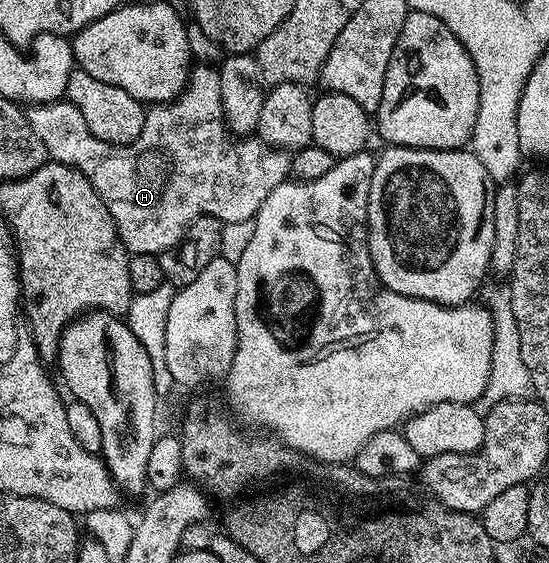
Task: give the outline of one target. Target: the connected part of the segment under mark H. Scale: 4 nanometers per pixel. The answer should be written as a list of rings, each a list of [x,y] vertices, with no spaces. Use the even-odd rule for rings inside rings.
[[[196,64],[187,86],[175,100],[152,104],[147,109],[141,135],[128,145],[110,145],[97,139],[85,124],[81,111],[66,99],[30,106],[26,114],[33,131],[37,131],[41,143],[45,143],[48,158],[81,171],[81,175],[93,183],[93,191],[101,195],[109,215],[113,215],[121,243],[132,255],[158,255],[175,248],[183,240],[187,228],[199,217],[216,217],[224,223],[252,220],[261,203],[269,199],[269,191],[291,177],[292,154],[288,150],[272,149],[255,135],[238,137],[229,132],[223,120],[221,79],[214,64]]]

